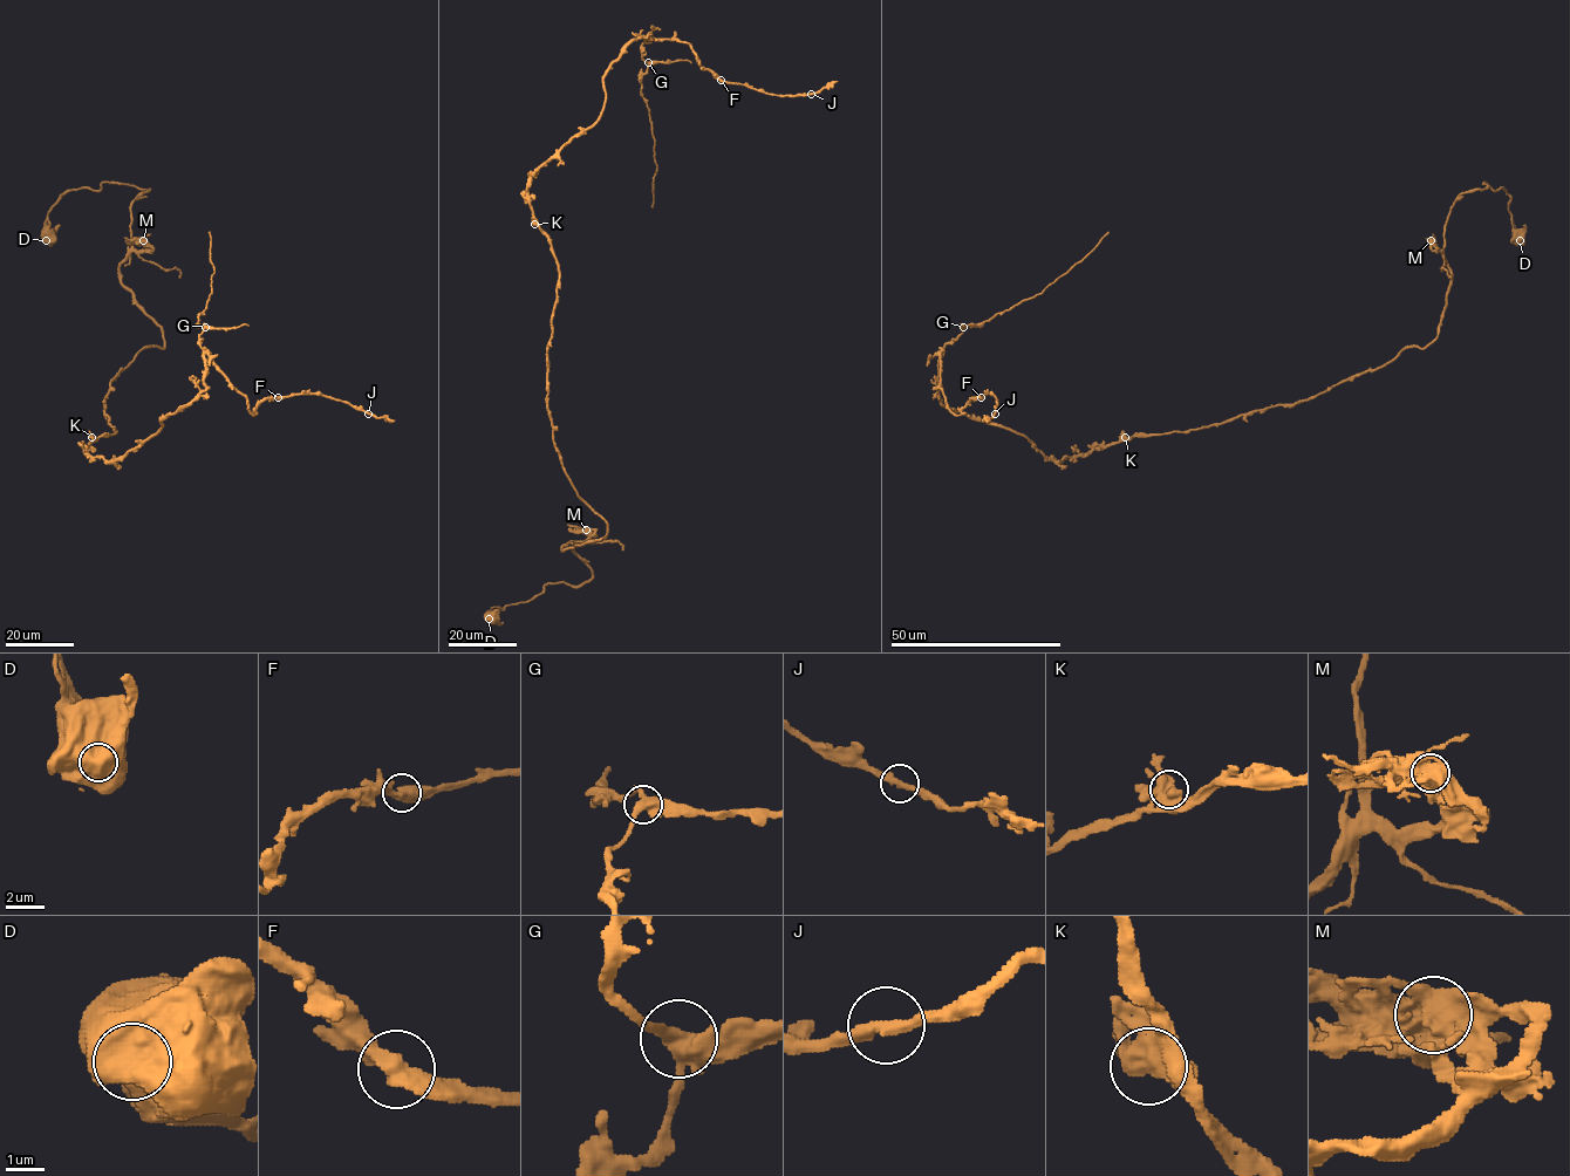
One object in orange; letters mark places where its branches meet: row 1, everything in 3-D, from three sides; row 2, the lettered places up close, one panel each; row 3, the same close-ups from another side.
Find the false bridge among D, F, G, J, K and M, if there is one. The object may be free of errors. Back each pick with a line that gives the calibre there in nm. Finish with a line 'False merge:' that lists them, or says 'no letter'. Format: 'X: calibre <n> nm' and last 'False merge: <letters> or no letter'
False merge: no letter

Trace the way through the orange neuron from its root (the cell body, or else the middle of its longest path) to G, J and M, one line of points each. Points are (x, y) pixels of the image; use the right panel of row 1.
G: (1517, 237), (1502, 187), (1465, 192), (1426, 347), (1292, 404), (1059, 460), (941, 402), (939, 360), (963, 327)
J: (1517, 237), (1462, 192), (1438, 335), (1306, 400), (1050, 460), (944, 407), (941, 354), (995, 414)
M: (1517, 237), (1509, 197), (1485, 183), (1485, 189), (1455, 200), (1442, 251), (1431, 240)

